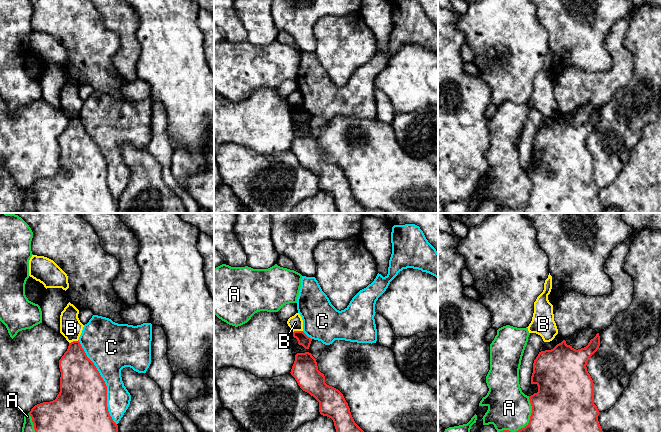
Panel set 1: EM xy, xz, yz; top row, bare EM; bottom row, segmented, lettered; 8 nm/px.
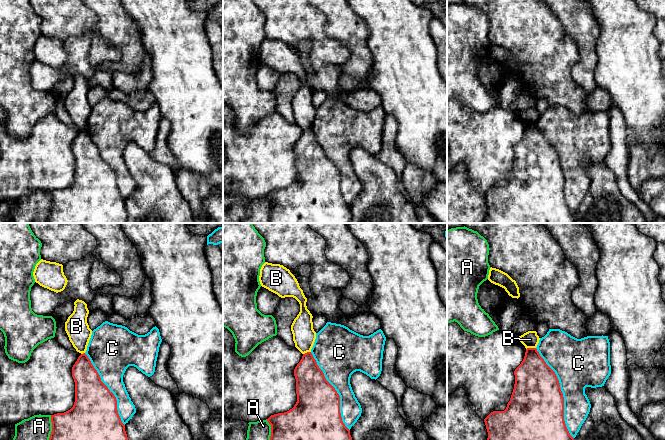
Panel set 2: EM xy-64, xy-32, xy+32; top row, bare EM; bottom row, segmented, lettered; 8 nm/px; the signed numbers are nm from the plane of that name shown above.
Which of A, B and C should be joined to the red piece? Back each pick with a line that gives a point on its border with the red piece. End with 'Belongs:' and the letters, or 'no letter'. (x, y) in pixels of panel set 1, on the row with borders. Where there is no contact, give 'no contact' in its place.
Belongs: no letter

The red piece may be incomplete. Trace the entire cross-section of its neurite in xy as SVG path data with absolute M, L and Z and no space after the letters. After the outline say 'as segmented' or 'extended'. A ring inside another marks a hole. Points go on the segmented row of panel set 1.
M79 340L69 343L59 360L60 392L56 399L35 405L28 413L35 432L118 432L107 407L107 386Z; as segmented

